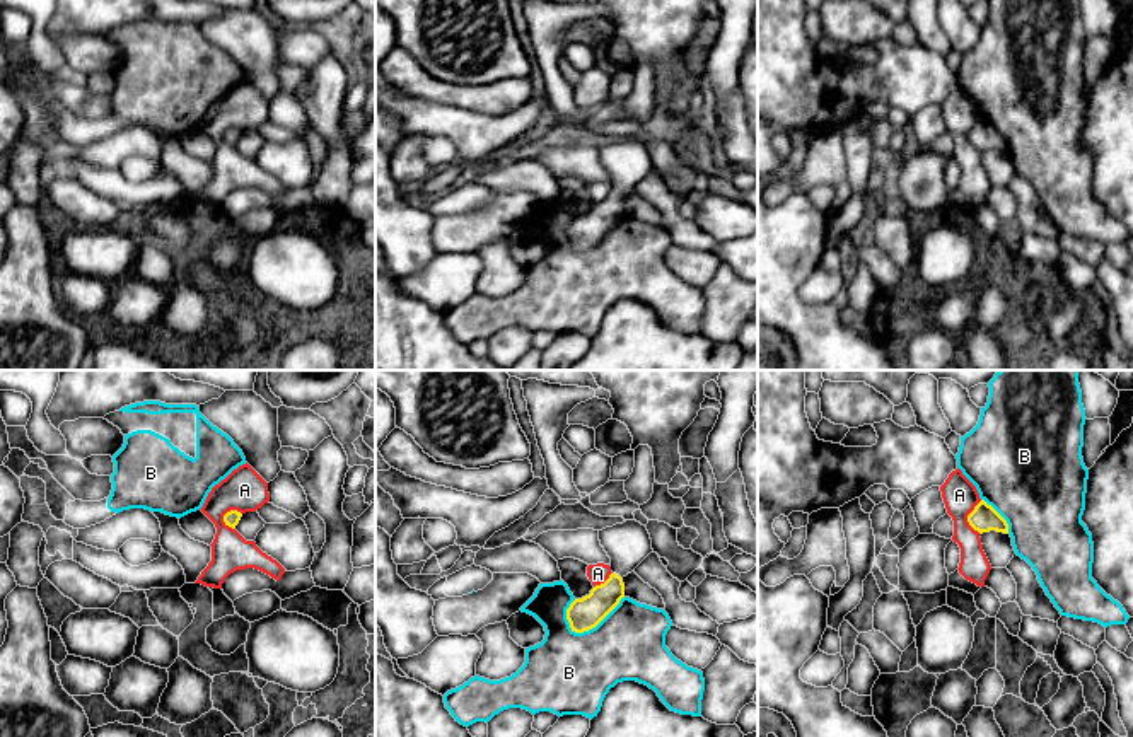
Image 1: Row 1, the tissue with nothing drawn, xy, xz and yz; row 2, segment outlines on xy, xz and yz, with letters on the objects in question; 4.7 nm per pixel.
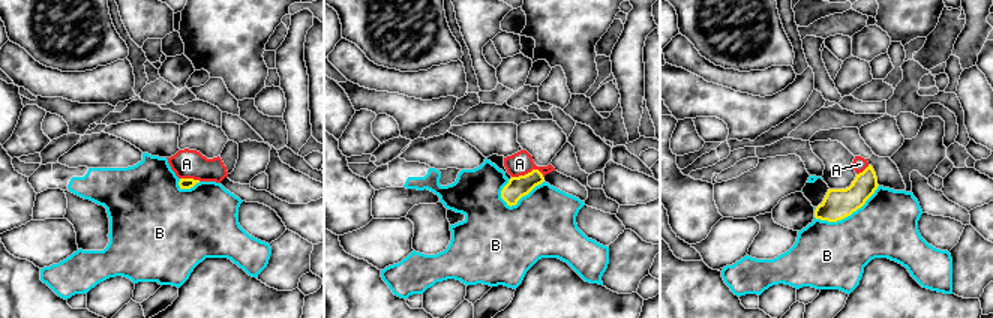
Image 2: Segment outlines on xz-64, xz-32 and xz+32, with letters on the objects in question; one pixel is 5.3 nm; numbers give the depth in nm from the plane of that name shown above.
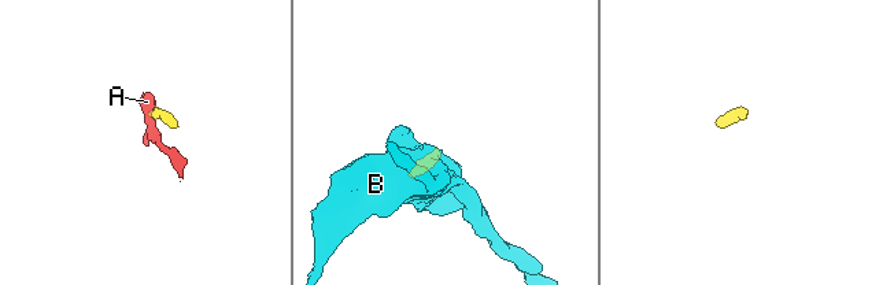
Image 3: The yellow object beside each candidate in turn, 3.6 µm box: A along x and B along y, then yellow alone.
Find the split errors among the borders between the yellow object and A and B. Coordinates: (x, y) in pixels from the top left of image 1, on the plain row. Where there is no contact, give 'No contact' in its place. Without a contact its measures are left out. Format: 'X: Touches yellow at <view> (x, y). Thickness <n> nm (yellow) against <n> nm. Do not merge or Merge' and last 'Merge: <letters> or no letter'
A: Touches yellow at xy (224, 139). Thickness 70 nm (yellow) against 200 nm. Do not merge
B: Touches yellow at xz (598, 241). Thickness 150 nm (yellow) against 360 nm. Do not merge
Merge: no letter

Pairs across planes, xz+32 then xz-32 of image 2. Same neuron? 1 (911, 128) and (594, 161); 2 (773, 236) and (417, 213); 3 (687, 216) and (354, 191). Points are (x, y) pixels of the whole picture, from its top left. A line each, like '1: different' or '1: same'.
1: same
2: same
3: same

